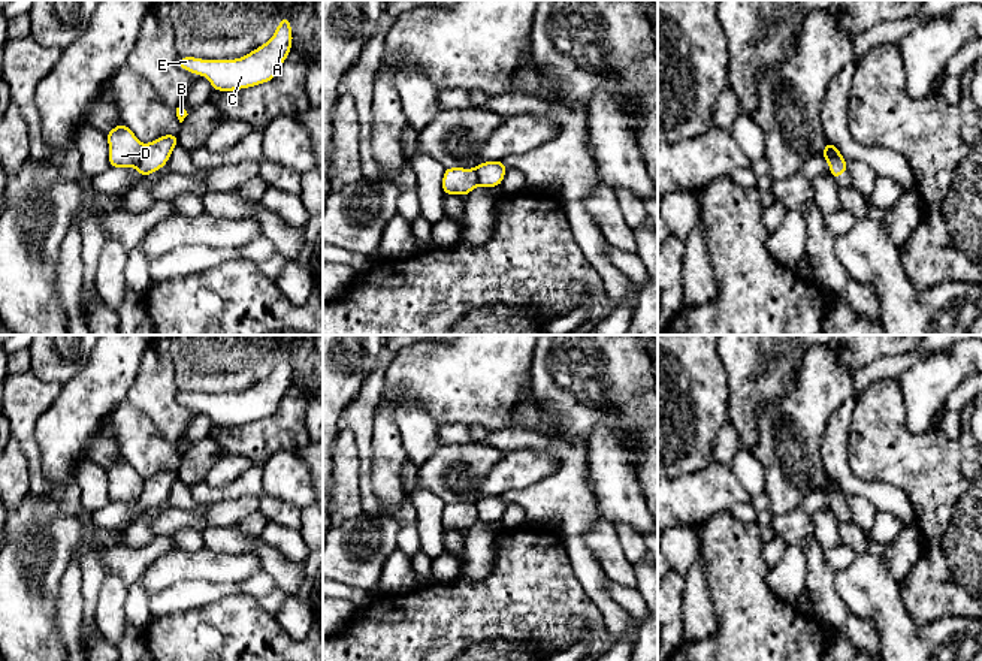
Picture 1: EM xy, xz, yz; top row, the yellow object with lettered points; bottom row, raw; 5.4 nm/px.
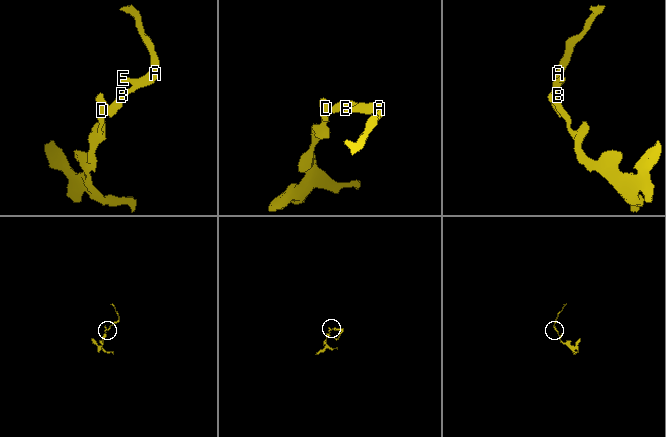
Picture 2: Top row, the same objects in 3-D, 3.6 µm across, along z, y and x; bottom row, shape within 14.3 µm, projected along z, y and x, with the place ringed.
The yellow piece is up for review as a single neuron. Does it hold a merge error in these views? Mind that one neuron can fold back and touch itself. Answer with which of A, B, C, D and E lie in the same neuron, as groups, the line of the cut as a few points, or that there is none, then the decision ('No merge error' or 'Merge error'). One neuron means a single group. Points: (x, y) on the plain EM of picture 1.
Groups: A B C E / D. Split along xy (144, 480), (144, 488), (136, 501). Merge error

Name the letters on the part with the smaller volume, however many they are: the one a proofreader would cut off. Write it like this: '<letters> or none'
A, B, C, E

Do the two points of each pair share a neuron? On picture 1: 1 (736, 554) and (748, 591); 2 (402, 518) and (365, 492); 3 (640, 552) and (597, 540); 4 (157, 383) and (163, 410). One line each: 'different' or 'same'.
1: same
2: same
3: different
4: same

